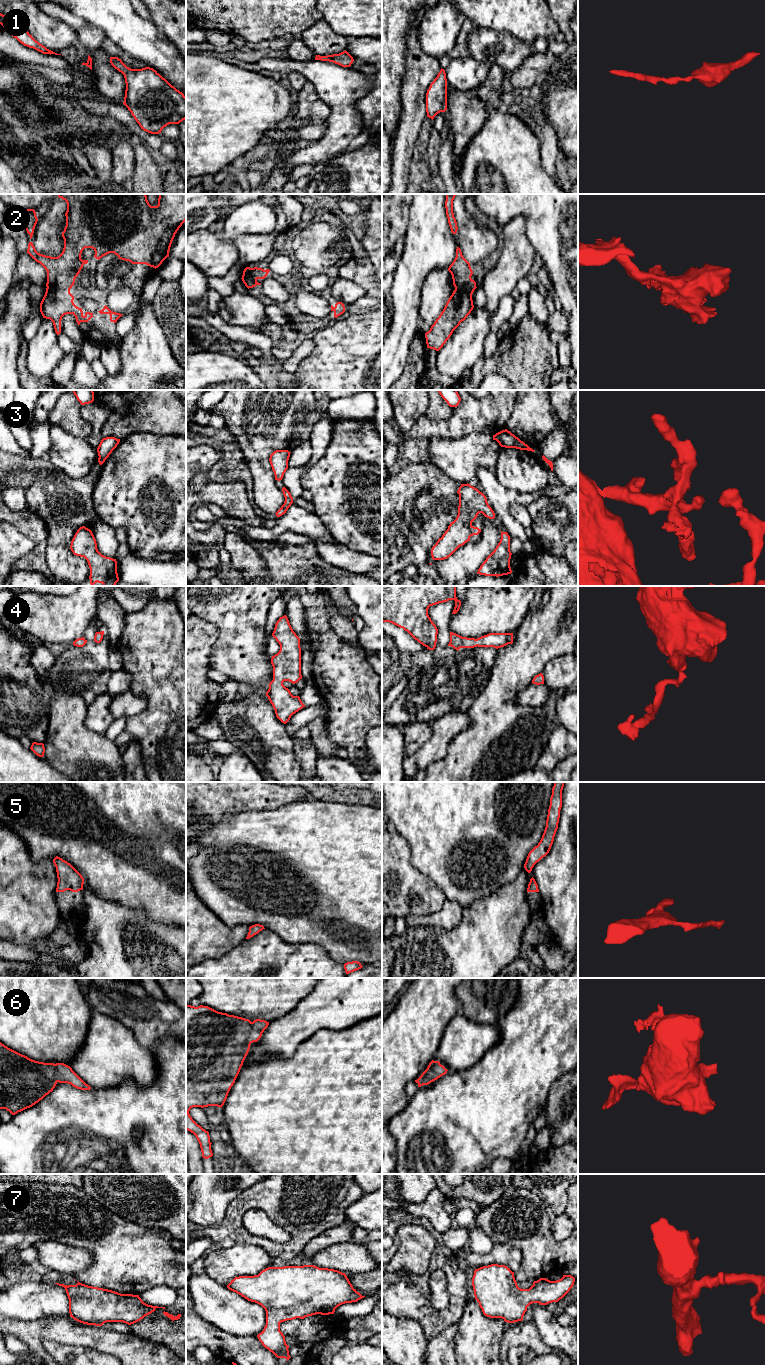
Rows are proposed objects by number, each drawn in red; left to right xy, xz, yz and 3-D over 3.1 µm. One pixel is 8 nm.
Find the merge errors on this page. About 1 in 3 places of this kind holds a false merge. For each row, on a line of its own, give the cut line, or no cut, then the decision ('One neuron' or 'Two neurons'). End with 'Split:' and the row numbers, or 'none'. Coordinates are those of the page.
1: No split. One neuron
2: No split. One neuron
3: No split. One neuron
4: No split. One neuron
5: No split. One neuron
6: No split. One neuron
7: No split. One neuron
Split: none

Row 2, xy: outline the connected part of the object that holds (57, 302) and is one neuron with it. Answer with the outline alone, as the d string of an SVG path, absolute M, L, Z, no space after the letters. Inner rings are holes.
M57 194L67 203L66 226L62 232L64 248L58 257L40 254L32 242L27 253L47 271L46 292L40 303L43 318L53 322L57 335L61 333L61 320L66 314L73 314L76 322L88 322L93 313L82 311L73 300L70 289L88 260L82 260L85 248L95 251L94 257L114 253L119 259L132 264L146 264L158 268L169 257L175 234L186 221L186 194L159 194L158 205L151 206L146 194Z

